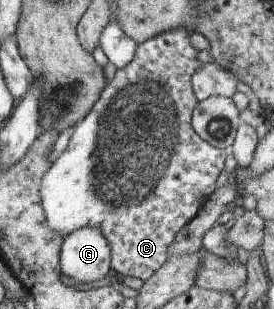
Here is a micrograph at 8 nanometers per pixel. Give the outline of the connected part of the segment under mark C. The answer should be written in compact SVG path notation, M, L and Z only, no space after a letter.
M176 28L175 30L170 30L164 33L159 33L158 36L148 39L143 44L139 44L137 47L137 52L134 58L134 61L127 65L124 69L117 70L116 74L114 75L113 79L108 83L107 88L102 92L102 95L99 97L99 100L96 102L96 105L91 109L88 117L84 118L84 121L80 121L80 123L74 127L74 131L71 135L69 143L65 149L65 151L60 155L60 157L53 163L50 171L48 171L47 175L44 176L42 189L41 189L41 196L43 197L43 206L45 209L45 213L47 214L47 222L49 226L60 232L64 239L66 236L70 236L71 233L74 233L77 229L82 229L84 226L94 226L100 228L104 235L108 238L108 241L111 243L112 246L112 263L113 269L117 273L121 273L122 275L126 276L133 276L141 279L143 282L149 280L152 276L155 275L156 272L159 271L160 268L164 267L164 264L171 258L169 254L169 247L172 245L176 234L189 222L198 215L202 206L209 200L211 195L216 191L216 187L218 187L218 177L220 177L220 173L222 173L222 169L226 167L226 157L228 157L228 151L225 148L219 148L211 143L208 143L203 137L200 137L200 134L193 128L192 120L193 120L193 113L196 107L198 107L199 99L196 97L195 89L193 88L192 78L194 77L195 73L206 63L199 59L199 51L196 50L196 47L190 43L190 33L196 31L191 31L190 28Z

